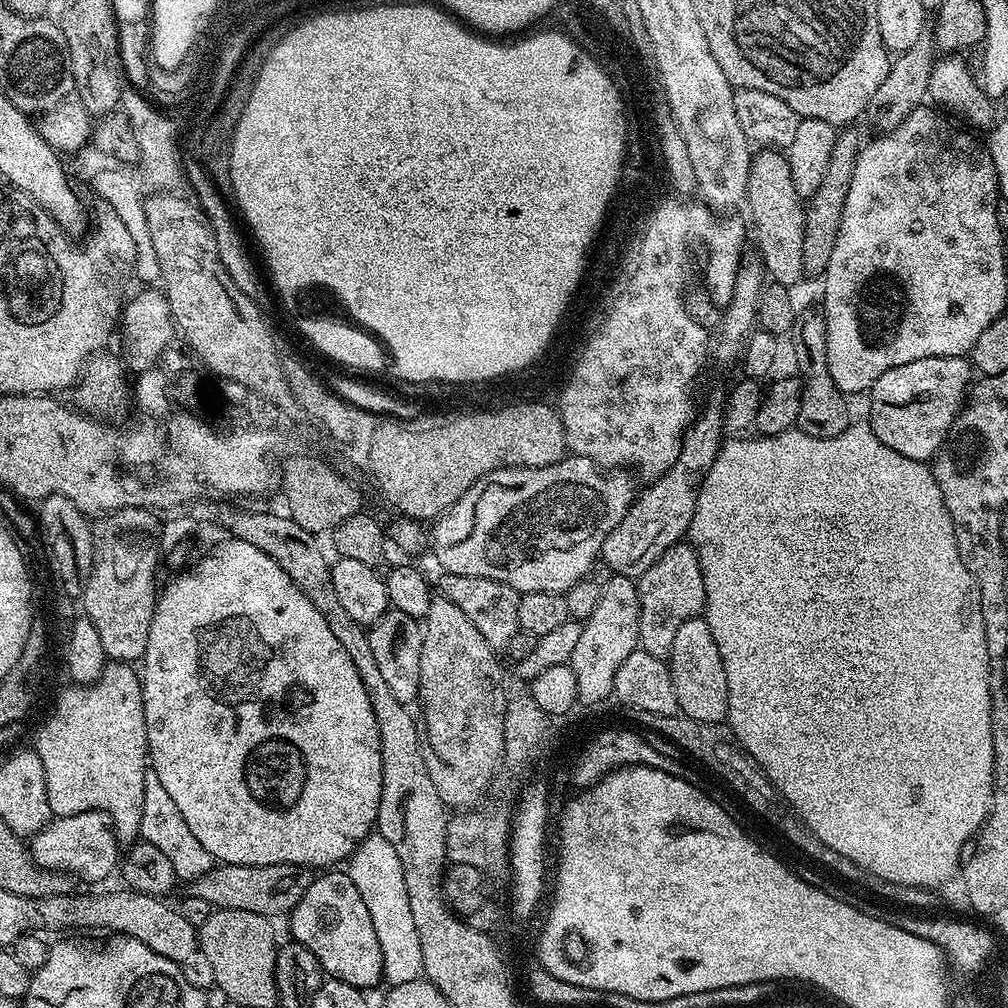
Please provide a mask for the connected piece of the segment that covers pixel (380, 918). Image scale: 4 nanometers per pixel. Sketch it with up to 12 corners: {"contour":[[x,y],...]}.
{"contour":[[369,834],[346,861],[389,985],[421,979],[422,946],[386,838]]}

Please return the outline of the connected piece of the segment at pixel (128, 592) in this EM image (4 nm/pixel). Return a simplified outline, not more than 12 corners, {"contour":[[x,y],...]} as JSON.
{"contour":[[119,508],[92,524],[83,615],[112,662],[143,661],[161,521]]}

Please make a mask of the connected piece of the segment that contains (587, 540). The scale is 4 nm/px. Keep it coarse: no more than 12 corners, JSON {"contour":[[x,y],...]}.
{"contour":[[571,454],[478,478],[431,525],[447,574],[566,594],[633,477]]}

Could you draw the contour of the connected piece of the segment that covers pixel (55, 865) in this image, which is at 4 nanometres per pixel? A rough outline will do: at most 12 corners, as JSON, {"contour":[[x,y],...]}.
{"contour":[[106,812],[61,816],[30,840],[49,872],[104,880],[122,848]]}

